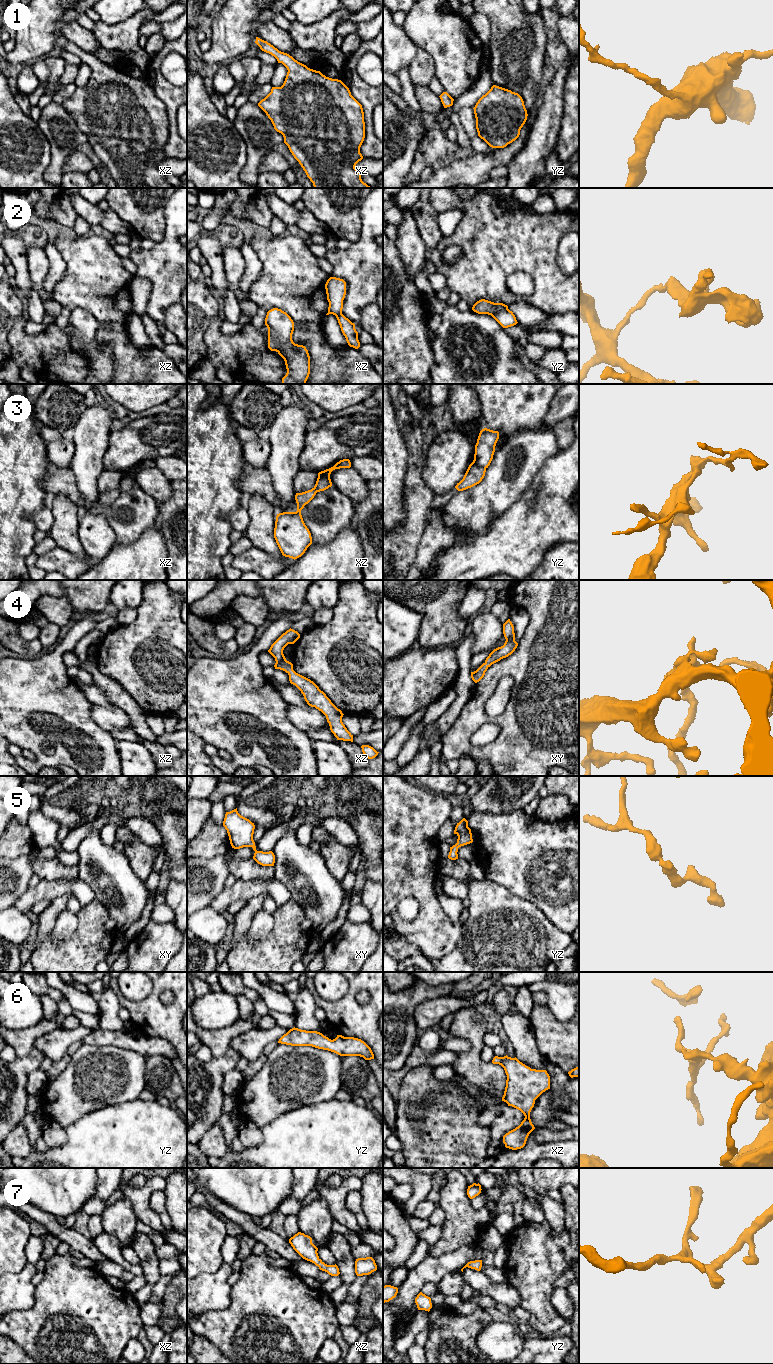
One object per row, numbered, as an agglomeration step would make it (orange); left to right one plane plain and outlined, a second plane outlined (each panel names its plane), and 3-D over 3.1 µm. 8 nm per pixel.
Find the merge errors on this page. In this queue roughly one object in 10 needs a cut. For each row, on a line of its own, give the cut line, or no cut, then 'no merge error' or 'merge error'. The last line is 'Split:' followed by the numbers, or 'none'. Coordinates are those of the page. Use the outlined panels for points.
1: no cut; no merge error
2: cut in yz along (507, 308), (496, 311), (491, 315); merge error
3: no cut; no merge error
4: no cut; no merge error
5: no cut; no merge error
6: no cut; no merge error
7: no cut; no merge error
Split: 2

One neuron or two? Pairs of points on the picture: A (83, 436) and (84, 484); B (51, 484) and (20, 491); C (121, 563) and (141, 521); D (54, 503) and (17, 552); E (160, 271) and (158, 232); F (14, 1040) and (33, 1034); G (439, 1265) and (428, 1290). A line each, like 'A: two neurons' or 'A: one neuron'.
A: one neuron
B: two neurons
C: two neurons
D: two neurons
E: two neurons
F: one neuron
G: two neurons

